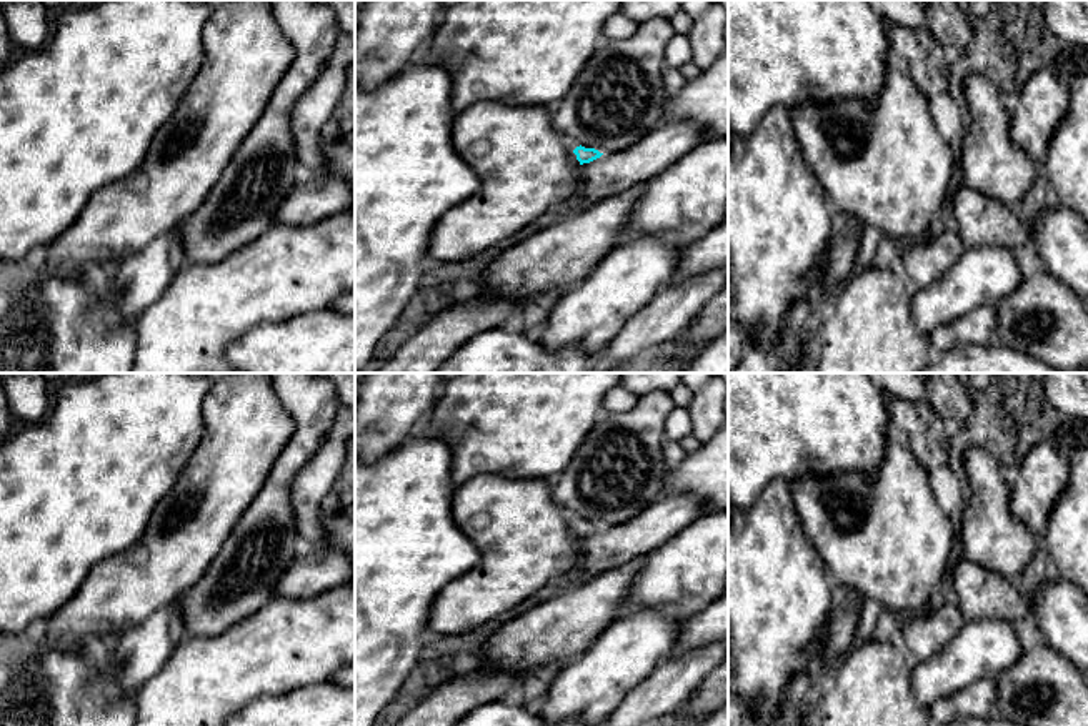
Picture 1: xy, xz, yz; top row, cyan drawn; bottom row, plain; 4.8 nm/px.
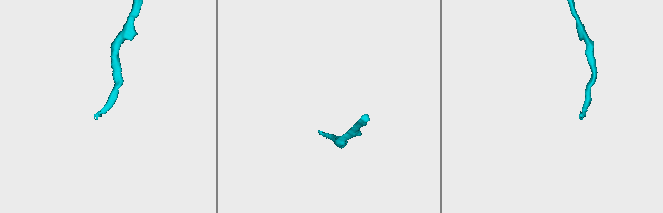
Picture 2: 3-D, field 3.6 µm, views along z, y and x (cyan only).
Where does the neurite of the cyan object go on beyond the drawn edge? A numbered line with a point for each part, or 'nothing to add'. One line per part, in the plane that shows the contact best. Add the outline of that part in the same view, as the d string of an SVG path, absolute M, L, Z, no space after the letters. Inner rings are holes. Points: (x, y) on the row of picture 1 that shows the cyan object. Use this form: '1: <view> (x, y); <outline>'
1: xz (570, 144); M563 137L563 145L566 152L570 153L570 157L580 165L580 162L576 160L576 155L573 153L573 150L580 147L580 143L570 137Z

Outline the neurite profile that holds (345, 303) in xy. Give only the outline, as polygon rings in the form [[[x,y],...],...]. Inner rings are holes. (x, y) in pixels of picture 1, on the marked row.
[[[355,286],[335,298],[330,308],[338,313],[355,313]]]

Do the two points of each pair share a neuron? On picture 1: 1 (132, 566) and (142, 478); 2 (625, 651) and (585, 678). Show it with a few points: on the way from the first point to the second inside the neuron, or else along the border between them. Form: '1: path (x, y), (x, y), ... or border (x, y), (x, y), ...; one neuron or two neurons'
1: border (155, 508), (145, 530), (130, 545), (100, 560); two neurons
2: path (615, 661), (595, 678); one neuron

